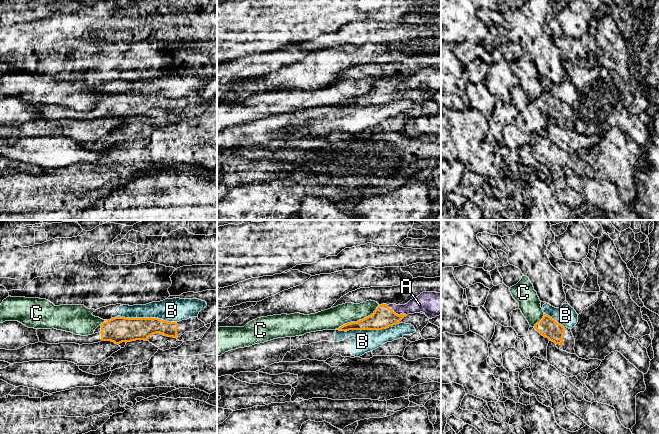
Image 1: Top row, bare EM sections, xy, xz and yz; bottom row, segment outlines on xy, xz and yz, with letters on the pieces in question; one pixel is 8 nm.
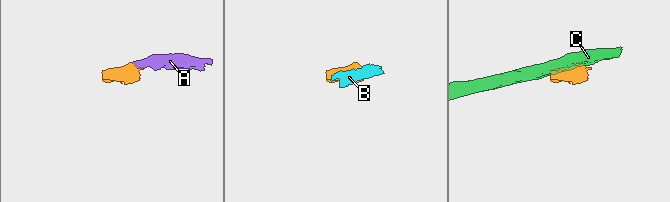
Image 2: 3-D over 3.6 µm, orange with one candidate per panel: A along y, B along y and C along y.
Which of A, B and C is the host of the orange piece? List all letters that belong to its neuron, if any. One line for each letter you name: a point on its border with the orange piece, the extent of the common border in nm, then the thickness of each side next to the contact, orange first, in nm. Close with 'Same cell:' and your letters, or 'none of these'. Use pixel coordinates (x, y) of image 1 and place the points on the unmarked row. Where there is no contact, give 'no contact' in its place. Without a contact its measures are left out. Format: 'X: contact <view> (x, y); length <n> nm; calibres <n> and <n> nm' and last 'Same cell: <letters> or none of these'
A: contact xz (397, 90); length 180 nm; calibres 180 and 160 nm
Same cell: A

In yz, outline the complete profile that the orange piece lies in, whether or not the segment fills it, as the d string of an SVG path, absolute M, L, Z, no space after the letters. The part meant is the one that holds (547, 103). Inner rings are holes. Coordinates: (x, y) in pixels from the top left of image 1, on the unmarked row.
M544 91L543 94L535 100L534 104L542 112L548 114L549 117L554 118L558 125L575 130L575 115L571 105L557 99L548 91Z

